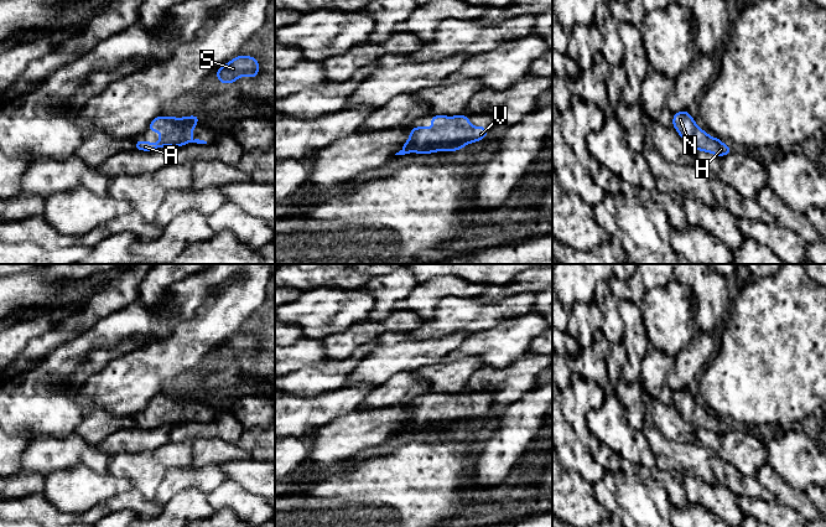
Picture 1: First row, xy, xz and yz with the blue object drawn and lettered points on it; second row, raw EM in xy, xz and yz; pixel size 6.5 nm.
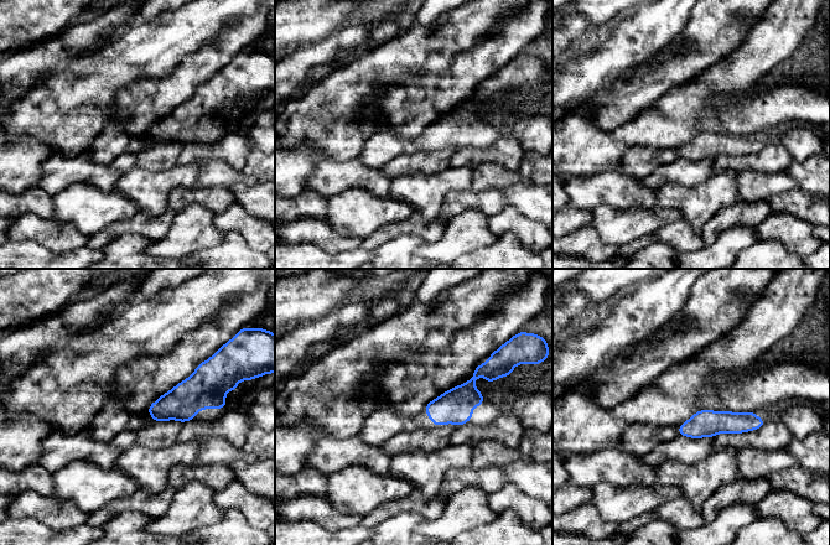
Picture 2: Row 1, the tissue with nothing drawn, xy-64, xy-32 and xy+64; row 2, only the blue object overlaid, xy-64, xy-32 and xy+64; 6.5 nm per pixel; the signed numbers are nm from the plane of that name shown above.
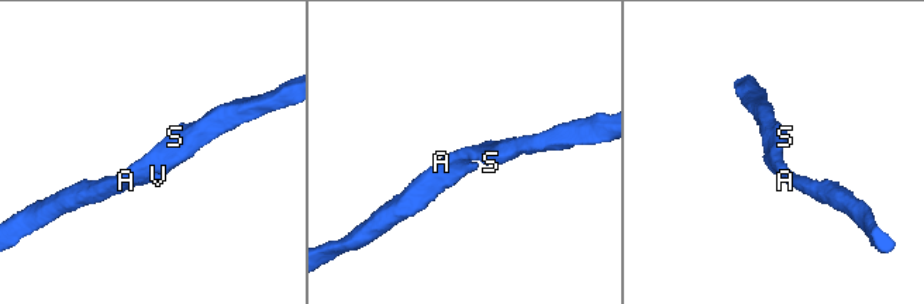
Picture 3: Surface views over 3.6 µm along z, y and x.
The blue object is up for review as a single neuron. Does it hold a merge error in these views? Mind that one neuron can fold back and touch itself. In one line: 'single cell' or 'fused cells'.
single cell

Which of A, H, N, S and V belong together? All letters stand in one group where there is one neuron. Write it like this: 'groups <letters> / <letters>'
groups A H N S V

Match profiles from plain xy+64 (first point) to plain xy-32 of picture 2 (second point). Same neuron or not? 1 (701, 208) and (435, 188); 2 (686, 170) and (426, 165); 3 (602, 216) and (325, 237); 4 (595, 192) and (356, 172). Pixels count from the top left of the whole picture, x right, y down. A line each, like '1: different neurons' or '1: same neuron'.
1: same neuron
2: same neuron
3: different neurons
4: same neuron

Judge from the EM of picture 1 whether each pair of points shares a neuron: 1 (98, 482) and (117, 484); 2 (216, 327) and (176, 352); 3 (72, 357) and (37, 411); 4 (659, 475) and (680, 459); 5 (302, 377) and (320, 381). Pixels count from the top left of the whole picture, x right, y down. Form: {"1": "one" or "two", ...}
{"1": "one", "2": "one", "3": "one", "4": "two", "5": "one"}

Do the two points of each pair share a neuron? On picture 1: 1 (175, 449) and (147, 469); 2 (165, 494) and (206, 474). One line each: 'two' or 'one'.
1: one
2: one

